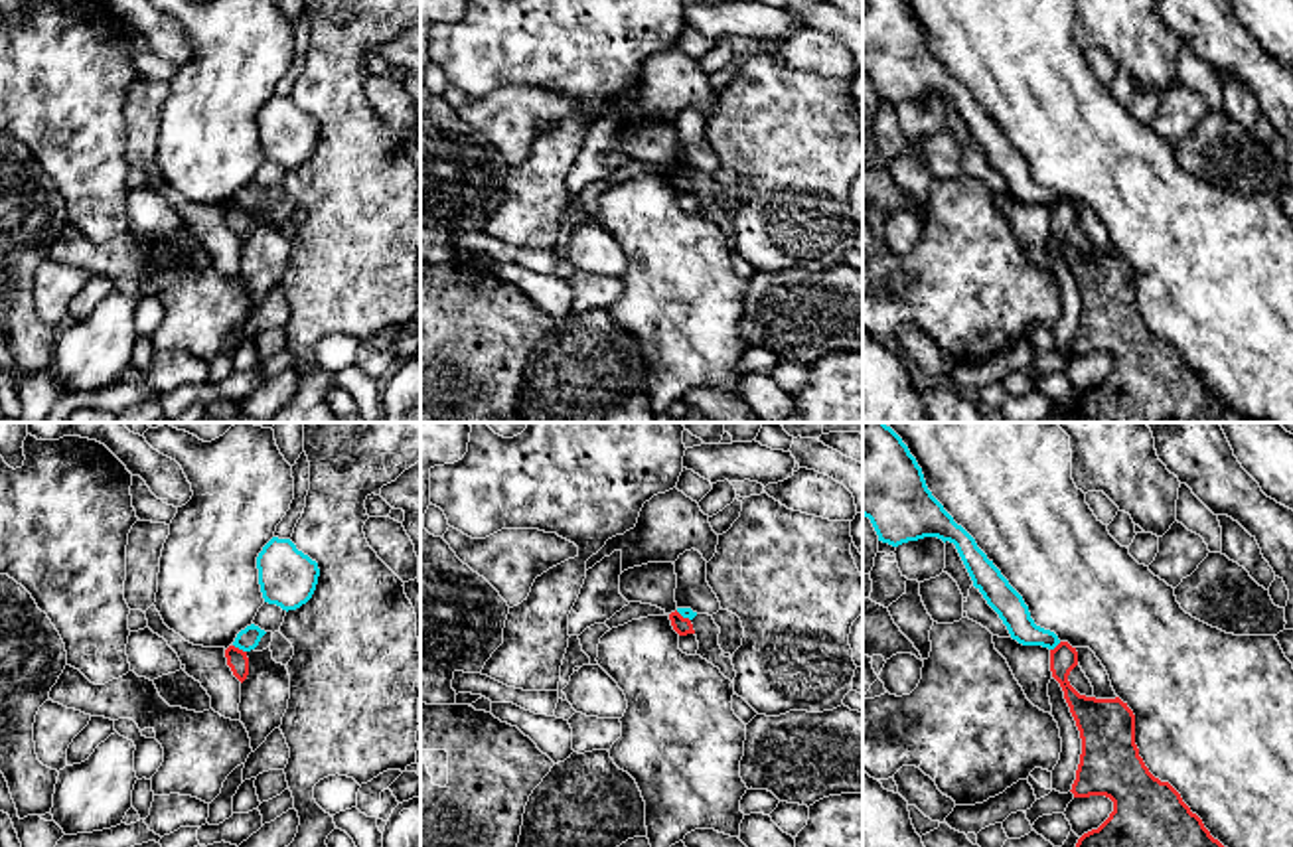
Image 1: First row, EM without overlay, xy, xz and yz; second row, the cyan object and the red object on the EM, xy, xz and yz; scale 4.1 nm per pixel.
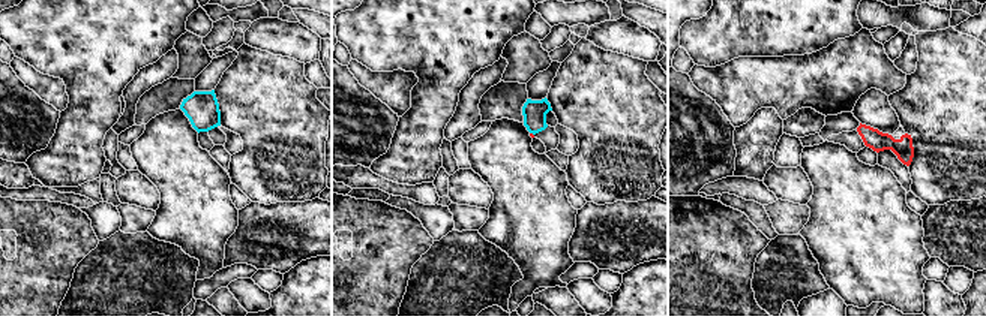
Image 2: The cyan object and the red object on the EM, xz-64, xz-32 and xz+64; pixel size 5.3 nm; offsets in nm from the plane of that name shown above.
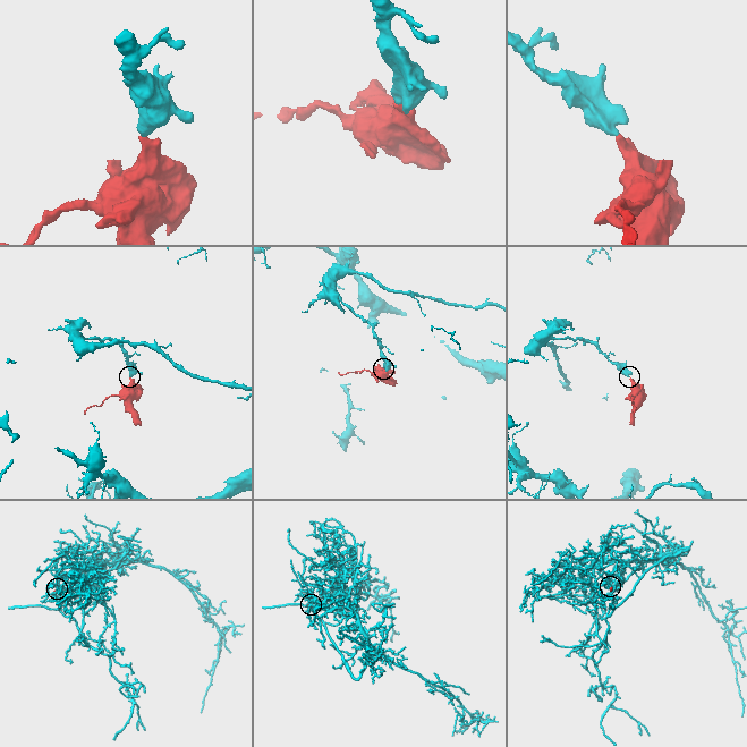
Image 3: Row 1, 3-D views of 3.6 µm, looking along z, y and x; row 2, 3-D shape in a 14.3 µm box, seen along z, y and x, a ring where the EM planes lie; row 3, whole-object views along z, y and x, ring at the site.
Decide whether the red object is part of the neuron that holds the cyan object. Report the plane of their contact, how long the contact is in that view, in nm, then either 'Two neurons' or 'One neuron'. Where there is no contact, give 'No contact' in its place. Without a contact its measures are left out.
Touches cyan in xy. Shared border 70 nm. Two neurons

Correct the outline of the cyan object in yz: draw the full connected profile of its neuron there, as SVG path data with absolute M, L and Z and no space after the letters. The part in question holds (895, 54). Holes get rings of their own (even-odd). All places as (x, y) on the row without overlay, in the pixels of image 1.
M863 0L863 73L871 77L878 99L892 105L924 95L953 101L973 144L999 172L1013 197L1048 207L1060 201L1054 190L1034 182L1023 154L932 53L904 0Z

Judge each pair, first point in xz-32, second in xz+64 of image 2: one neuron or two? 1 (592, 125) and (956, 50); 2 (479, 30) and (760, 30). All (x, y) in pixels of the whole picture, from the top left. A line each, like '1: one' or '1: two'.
1: one
2: one

